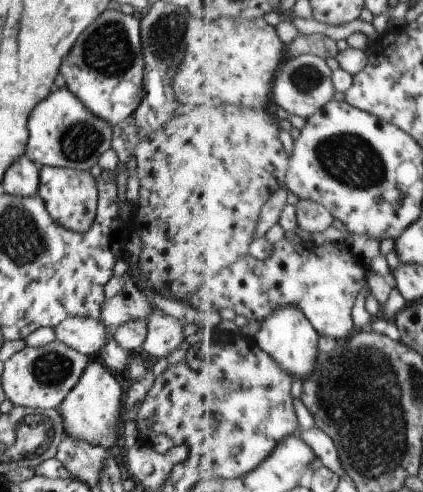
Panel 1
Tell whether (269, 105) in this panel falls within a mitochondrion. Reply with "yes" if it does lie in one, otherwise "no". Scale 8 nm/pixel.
no

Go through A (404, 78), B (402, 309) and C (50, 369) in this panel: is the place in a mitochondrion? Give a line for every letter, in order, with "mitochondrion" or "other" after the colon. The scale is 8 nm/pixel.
A: other
B: other
C: mitochondrion

